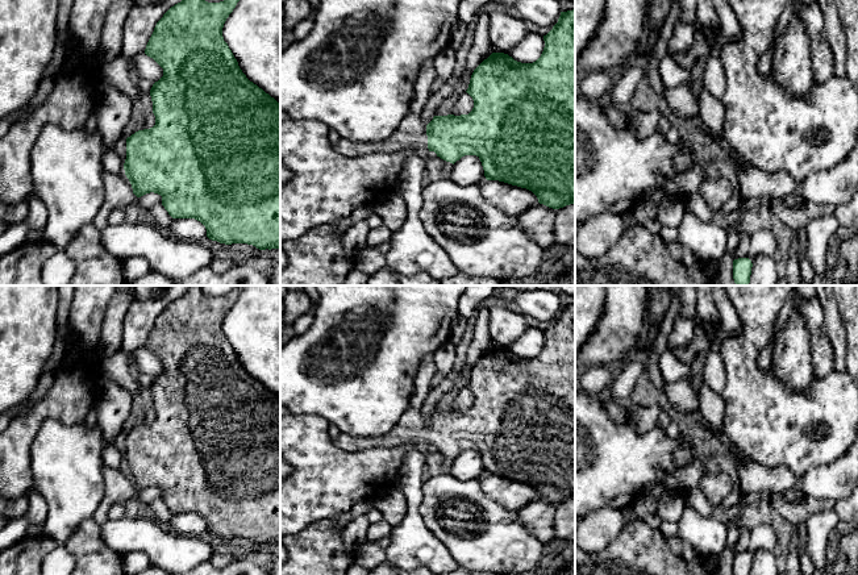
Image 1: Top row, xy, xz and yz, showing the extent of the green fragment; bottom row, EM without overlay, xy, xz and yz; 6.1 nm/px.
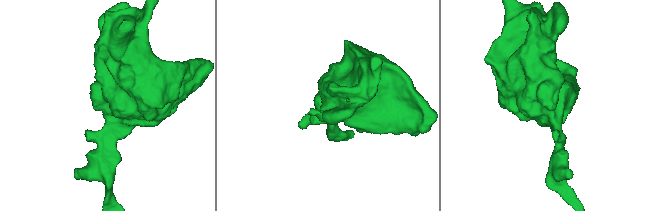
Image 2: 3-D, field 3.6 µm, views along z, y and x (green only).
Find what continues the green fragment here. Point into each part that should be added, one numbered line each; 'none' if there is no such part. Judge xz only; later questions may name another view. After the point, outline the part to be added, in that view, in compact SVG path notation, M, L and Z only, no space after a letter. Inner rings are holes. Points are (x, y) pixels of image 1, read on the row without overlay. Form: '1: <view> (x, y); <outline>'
1: xz (411, 428); M409 408L392 430L379 437L353 437L340 434L334 443L349 453L368 450L372 447L397 447L417 442L428 442L426 418L420 409Z

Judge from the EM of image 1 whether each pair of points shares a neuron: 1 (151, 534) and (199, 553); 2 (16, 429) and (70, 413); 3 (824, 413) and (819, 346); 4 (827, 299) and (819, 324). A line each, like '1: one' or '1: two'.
1: one
2: one
3: two
4: two

